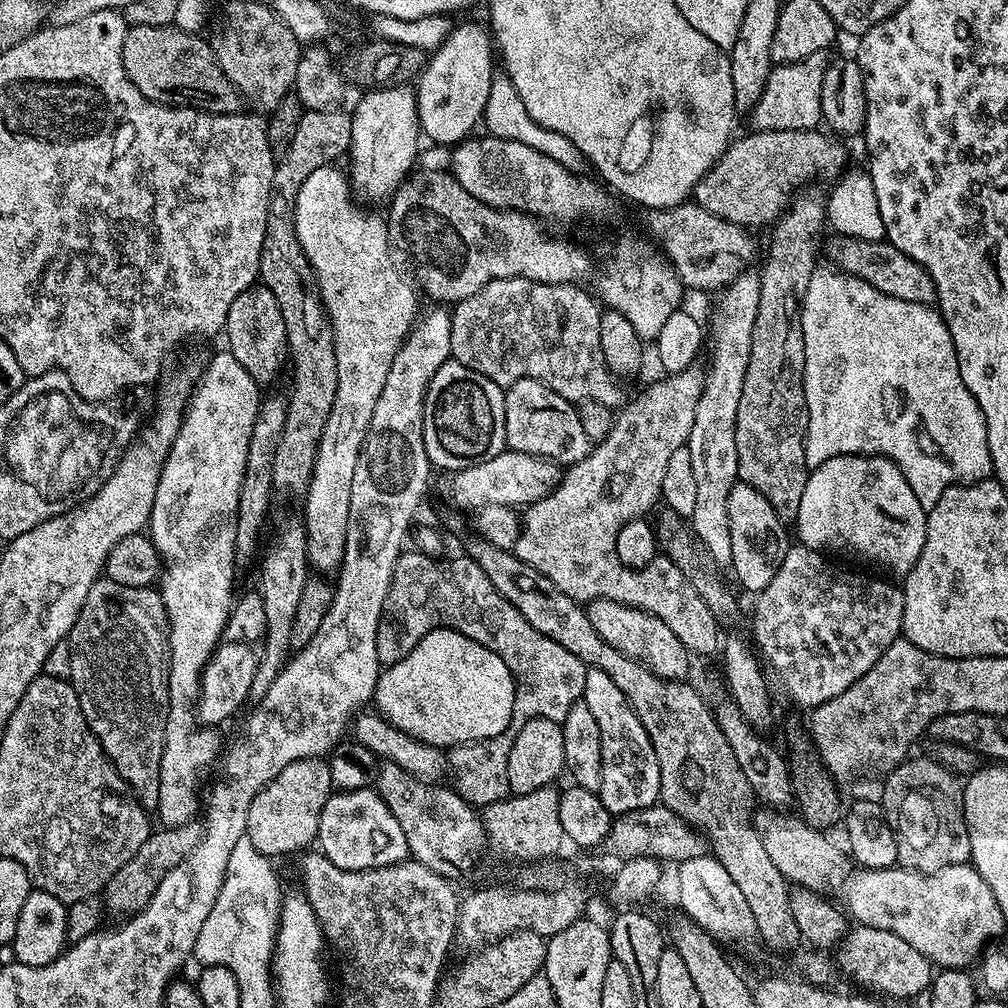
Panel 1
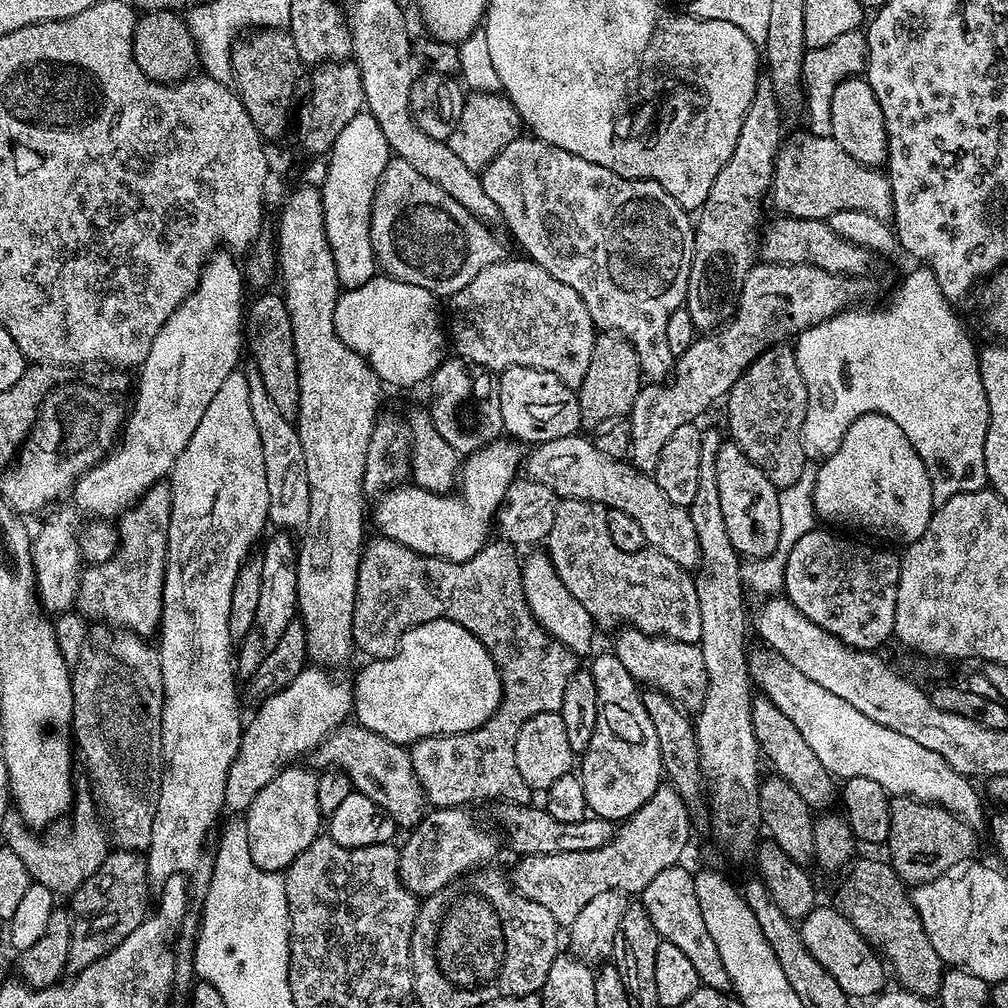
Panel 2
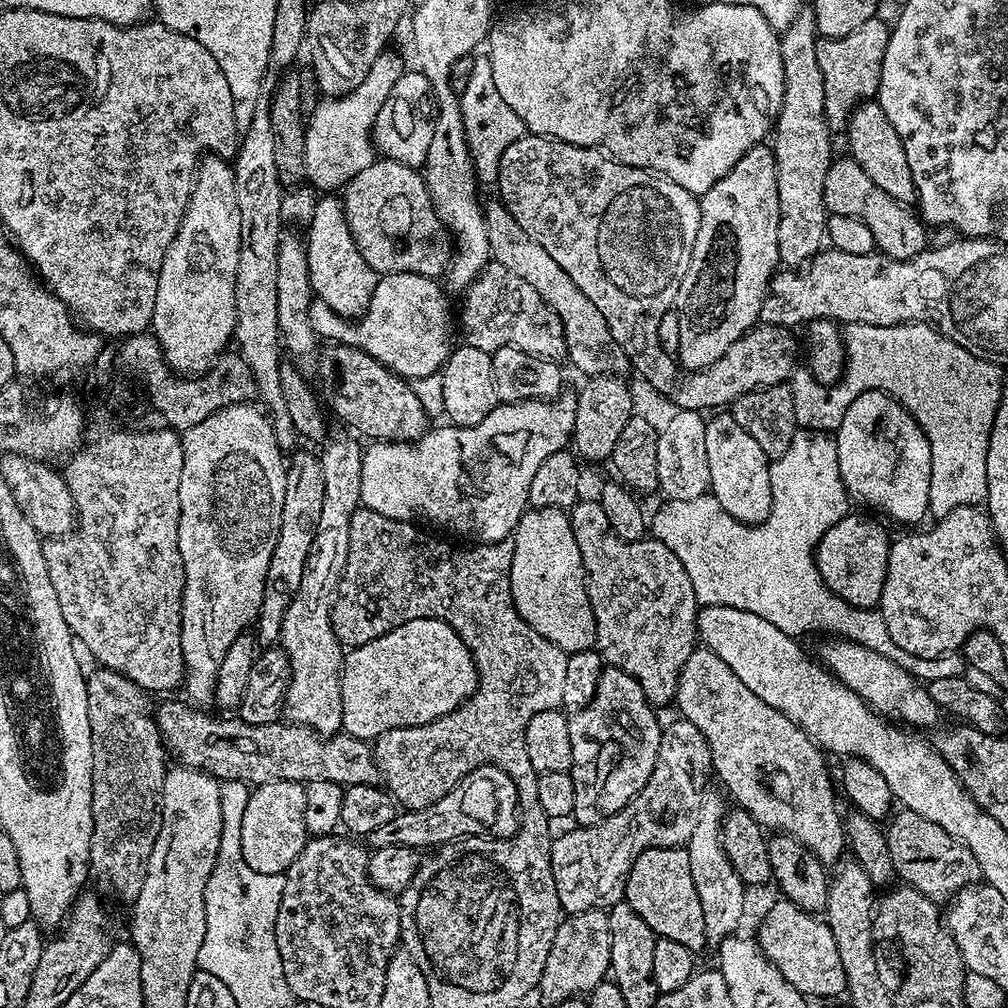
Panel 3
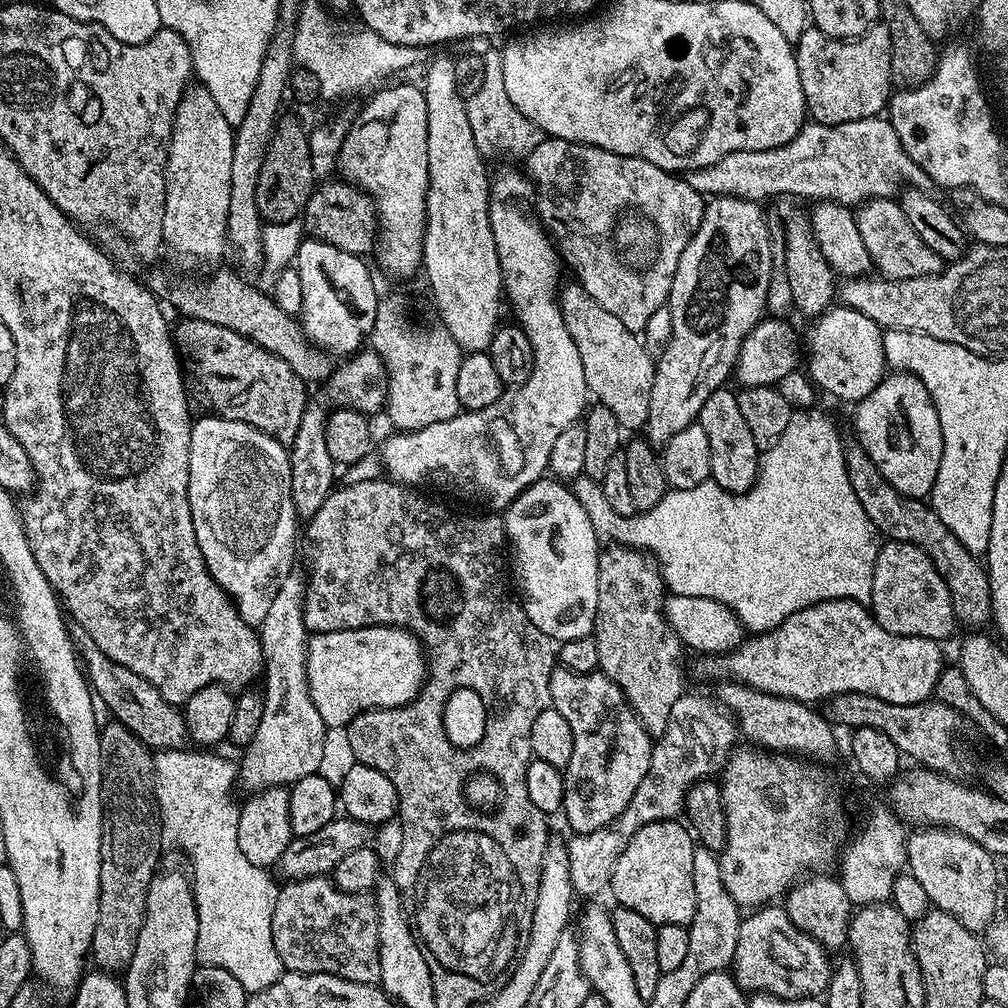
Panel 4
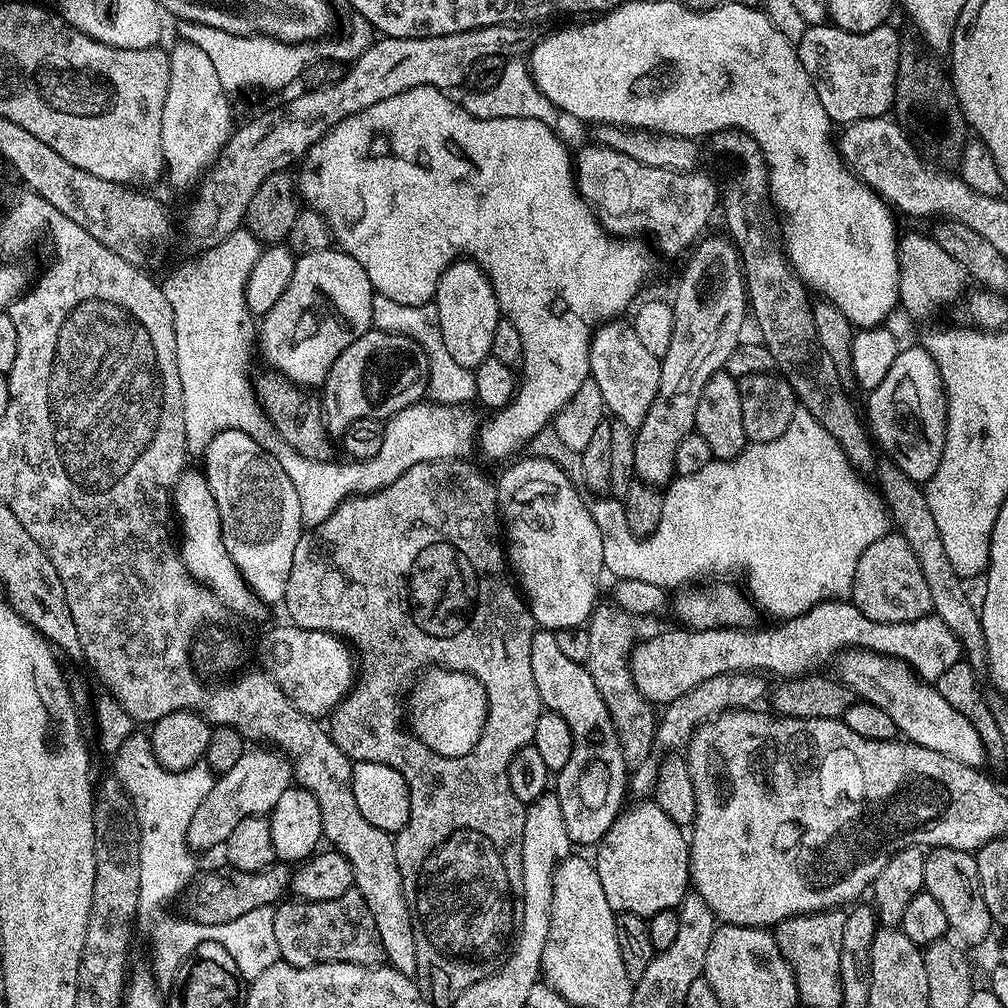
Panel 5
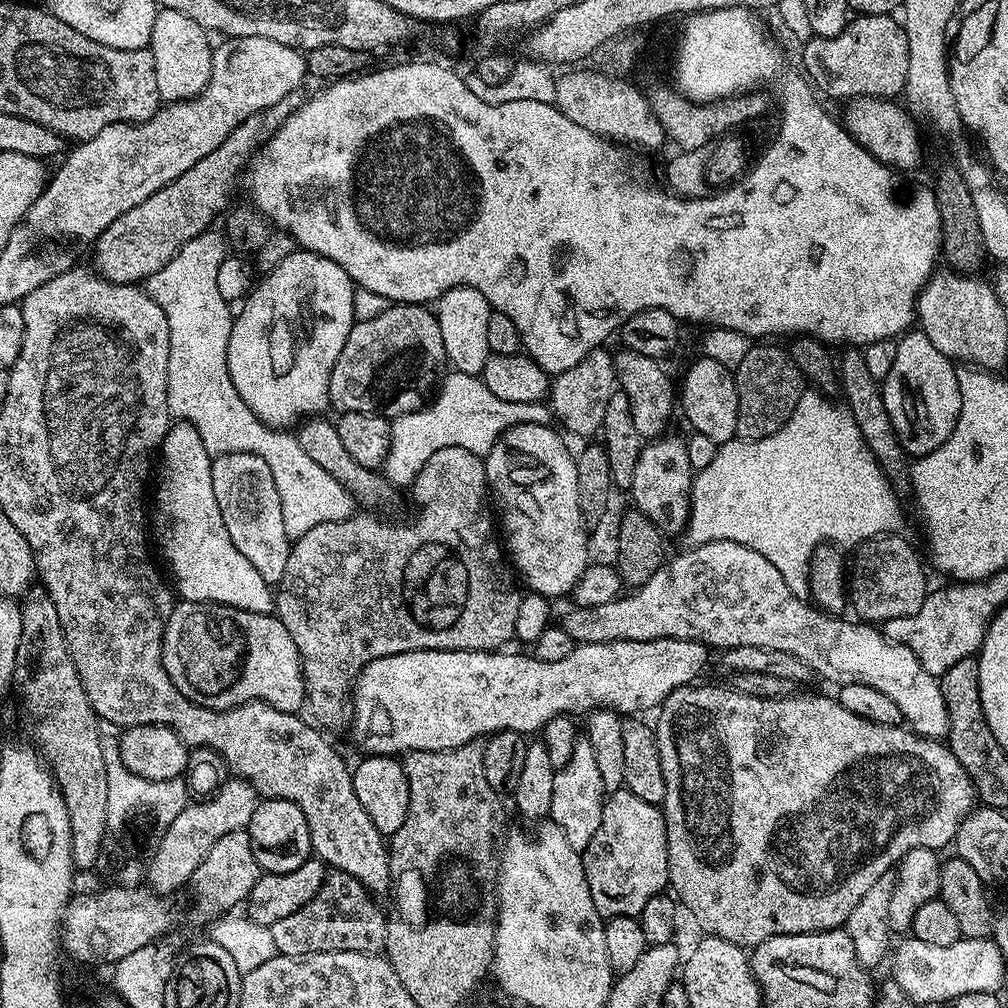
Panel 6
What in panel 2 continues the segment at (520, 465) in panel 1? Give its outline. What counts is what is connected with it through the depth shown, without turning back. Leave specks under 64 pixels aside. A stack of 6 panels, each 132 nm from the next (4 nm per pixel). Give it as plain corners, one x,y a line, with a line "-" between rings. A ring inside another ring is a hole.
584,434
567,436
566,438
554,438
545,444
535,445
532,452
526,456
526,472
533,480
537,480
542,486
546,486
557,497
566,500
588,500
592,504
603,504
605,509
617,508
622,510
622,514
630,514
634,522
638,522
638,527
642,529
642,534
646,534
646,545
654,549
655,552
666,554
670,562
689,570
696,570
701,567
700,547
698,546
698,534
694,534
694,522
690,522
690,514
687,508
678,506
662,494
662,486
651,475
639,472
624,460
611,460
606,454
602,454
596,449
595,443
588,440

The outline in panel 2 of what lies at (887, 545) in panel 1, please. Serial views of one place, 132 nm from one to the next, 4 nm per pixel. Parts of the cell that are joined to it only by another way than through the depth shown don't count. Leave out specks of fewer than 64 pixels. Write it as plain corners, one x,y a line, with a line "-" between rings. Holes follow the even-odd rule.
877,412
866,413
862,418
852,421
852,425
846,430
845,437
842,438
842,442
836,445
834,454
828,460
823,461
817,468
820,469
817,470
816,476
814,475
812,505
816,507
816,515
821,521
829,520
832,524
853,524
856,528
869,528
872,532
889,532
894,539
904,540
903,542
917,540
926,530
934,511
930,474
926,470
922,458
914,450
914,446
910,446
910,438
906,438
906,434
902,434
902,426
898,426
898,422
894,422

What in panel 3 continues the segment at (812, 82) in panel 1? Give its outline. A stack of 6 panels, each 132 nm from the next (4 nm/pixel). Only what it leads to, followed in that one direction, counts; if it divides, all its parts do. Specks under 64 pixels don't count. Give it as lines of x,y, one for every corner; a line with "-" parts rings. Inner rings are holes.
873,18
862,22
858,30
850,30
850,34
842,38
824,38
819,41
816,53
818,66
822,70
824,113
828,119
829,129
843,129
854,107
879,93
882,58
886,52
889,31
889,25

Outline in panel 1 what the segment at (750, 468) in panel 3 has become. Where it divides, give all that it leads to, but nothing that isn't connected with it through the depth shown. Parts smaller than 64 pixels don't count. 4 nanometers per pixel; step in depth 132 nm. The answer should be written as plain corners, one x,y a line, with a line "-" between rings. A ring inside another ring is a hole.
737,483
730,490
730,499
726,501
726,514
730,518
730,550
732,558
730,567
736,580
751,594
758,594
770,586
770,578
778,574
782,558
790,547
790,536
784,533
785,521
774,514
774,506
750,486

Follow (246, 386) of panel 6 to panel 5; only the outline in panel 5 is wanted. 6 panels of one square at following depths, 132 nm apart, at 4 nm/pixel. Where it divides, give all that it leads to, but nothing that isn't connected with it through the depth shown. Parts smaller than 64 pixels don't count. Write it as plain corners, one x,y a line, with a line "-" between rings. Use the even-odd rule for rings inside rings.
343,250
305,251
296,260
296,271
287,287
286,298
281,298
269,309
264,325
259,325
258,338
264,342
264,352
273,367
284,371
301,385
309,386
323,381
328,375
328,368
362,334
373,327
372,299
374,289
364,267
351,254

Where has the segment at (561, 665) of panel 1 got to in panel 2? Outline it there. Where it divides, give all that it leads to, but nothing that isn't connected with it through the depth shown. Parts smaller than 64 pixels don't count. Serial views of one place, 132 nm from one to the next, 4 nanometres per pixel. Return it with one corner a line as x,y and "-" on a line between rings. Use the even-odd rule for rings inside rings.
380,534
376,538
369,539
363,545
360,565
356,567
356,597
352,610
353,645
357,649
361,648
365,657
385,660
395,652
400,635
410,631
416,624
447,619
458,622
458,626
470,631
470,616
476,616
476,620
472,620
476,626
473,633
482,636
482,646
500,671
500,705
482,727
466,732
466,738
456,740
458,764
452,766
452,770
446,770
440,764
432,768
434,772
422,772
422,776
416,776
424,791
425,801
432,808
459,808
467,805
467,800
531,805
534,792
522,774
518,774
518,766
514,762
514,742
518,738
518,730
522,730
522,726
534,718
534,714
559,712
562,690
566,690
566,682
570,682
576,673
578,660
569,648
562,646
562,642
545,632
532,616
524,600
518,554
510,554
510,570
508,562
500,562
500,558
508,558
506,552
509,550
504,550
504,554
490,554
486,578
478,582
478,586
454,586
460,590
460,594
450,598
448,590
444,590
442,582
438,582
442,578
438,576
442,572
438,570
444,561
442,557
436,557
436,562
432,562
432,556
416,553
392,541
390,537
-
422,598
428,598
426,604
440,602
440,606
420,604
-
444,602
474,602
472,610
476,612
456,612
456,608
444,608
-
478,622
484,626
480,628
482,634
478,634

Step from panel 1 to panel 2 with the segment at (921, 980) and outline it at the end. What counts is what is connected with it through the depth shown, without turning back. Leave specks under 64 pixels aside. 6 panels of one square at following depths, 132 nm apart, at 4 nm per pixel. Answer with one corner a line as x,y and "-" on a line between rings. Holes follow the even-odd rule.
817,906
813,908
809,916
799,921
798,929
806,950
818,962
822,962
822,966
826,966
826,970
830,970
830,974
836,979
838,986
842,986
842,990
847,996
872,998
885,991
885,961
880,953
862,938
862,934
858,934
858,930
854,930
854,926
835,907

